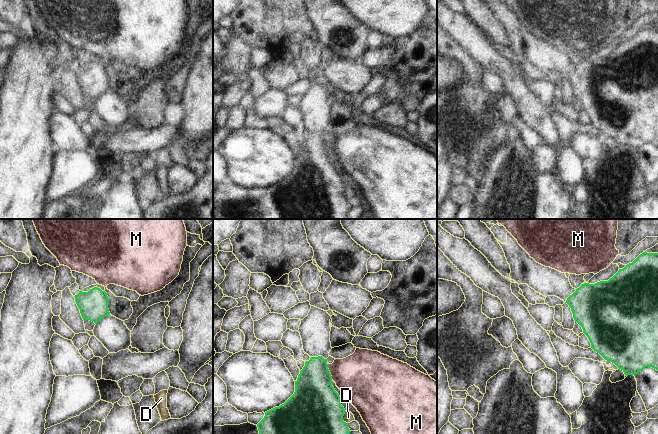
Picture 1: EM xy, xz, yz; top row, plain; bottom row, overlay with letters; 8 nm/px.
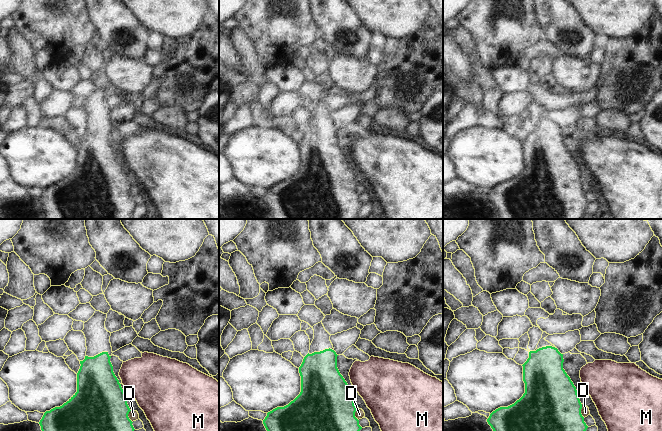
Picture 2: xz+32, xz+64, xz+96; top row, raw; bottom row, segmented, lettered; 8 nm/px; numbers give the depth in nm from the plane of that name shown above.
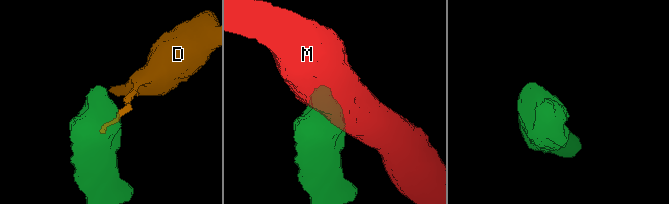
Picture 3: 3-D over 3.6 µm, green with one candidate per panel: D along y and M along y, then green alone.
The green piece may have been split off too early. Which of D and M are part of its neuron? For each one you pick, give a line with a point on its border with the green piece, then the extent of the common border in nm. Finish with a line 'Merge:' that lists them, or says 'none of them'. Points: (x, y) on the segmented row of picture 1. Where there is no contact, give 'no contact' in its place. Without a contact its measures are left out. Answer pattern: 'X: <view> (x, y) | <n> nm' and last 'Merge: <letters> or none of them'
Merge: none of them

